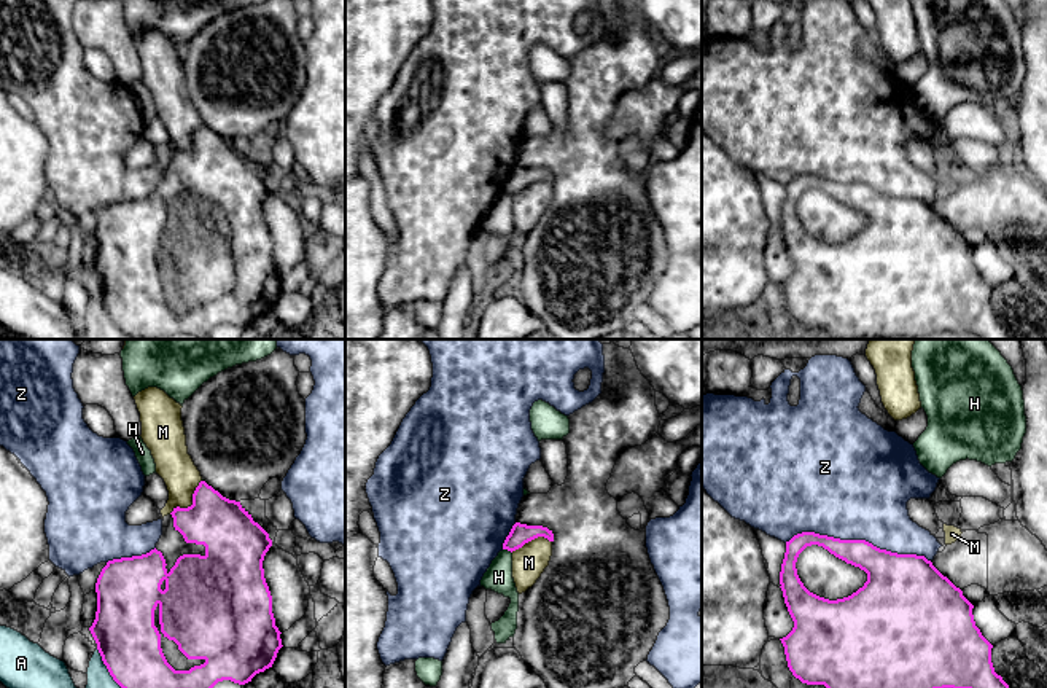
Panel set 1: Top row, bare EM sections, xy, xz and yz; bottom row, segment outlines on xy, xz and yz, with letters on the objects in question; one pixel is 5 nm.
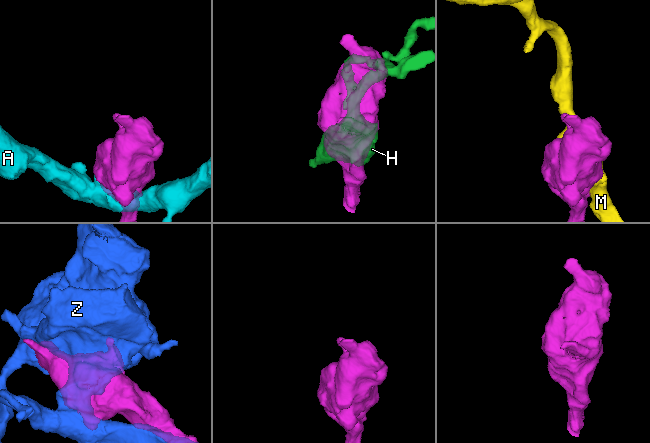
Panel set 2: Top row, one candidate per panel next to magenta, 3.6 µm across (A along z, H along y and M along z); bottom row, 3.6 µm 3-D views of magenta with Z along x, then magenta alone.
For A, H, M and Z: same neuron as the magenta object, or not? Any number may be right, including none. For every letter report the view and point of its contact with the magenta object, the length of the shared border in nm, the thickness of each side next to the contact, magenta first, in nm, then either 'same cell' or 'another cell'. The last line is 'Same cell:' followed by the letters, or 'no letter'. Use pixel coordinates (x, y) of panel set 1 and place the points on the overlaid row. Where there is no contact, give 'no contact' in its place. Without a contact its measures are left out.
A: xy (107, 668) | 240 nm | 320/110 nm | another cell
H: xz (508, 550) | 50 nm | 110/140 nm | another cell
M: xy (193, 504) | 240 nm | 280/180 nm | another cell
Z: yz (858, 540) | 750 nm | 240/500 nm | another cell
Same cell: no letter

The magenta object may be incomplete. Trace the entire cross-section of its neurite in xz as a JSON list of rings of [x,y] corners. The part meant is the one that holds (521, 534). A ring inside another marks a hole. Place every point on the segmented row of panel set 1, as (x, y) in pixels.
[[[516,522],[503,543],[503,549],[512,553],[538,537],[554,541],[554,534],[547,527]]]

